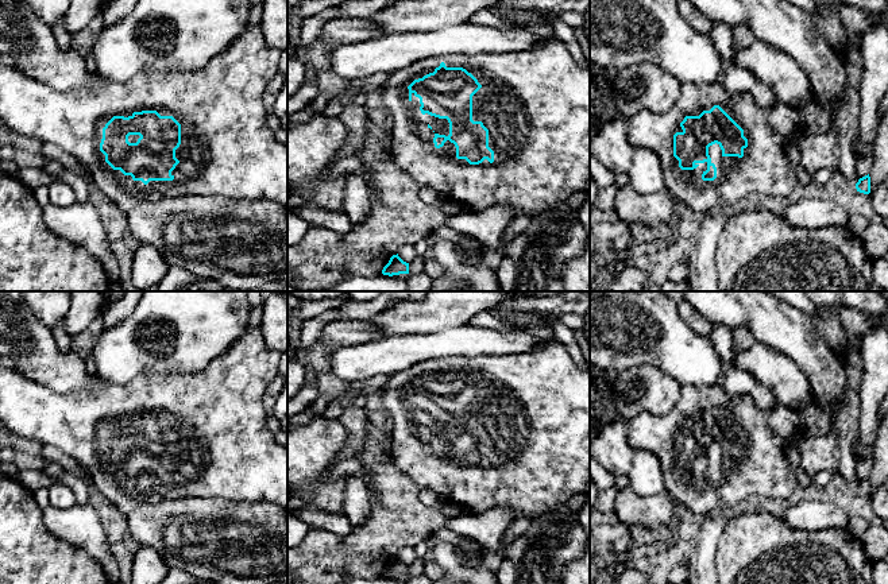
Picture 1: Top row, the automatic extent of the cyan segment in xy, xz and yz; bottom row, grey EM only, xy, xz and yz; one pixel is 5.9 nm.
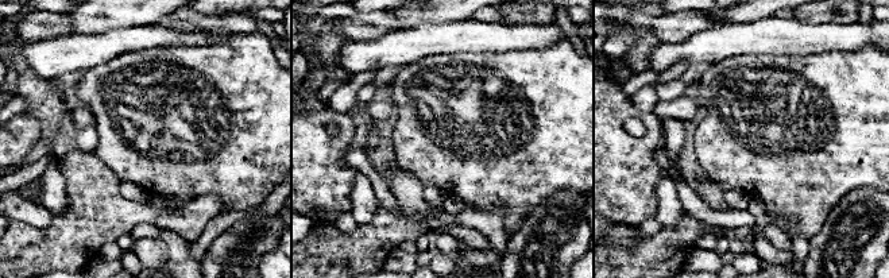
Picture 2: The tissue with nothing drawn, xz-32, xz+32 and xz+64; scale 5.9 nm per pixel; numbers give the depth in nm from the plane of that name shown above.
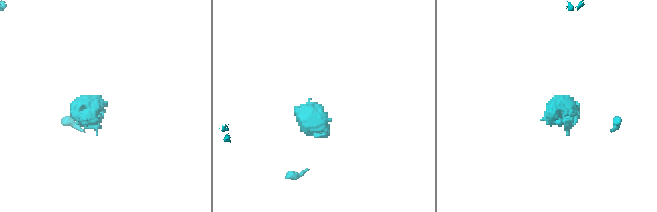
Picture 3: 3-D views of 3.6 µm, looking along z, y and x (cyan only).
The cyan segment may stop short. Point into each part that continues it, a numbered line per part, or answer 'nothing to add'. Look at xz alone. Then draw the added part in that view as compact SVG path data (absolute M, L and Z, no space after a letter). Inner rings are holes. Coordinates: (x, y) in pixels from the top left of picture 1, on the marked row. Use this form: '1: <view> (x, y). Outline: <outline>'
1: xz (536, 103). Outline: M557 38L525 51L420 59L390 73L379 93L382 107L389 111L393 121L390 159L420 187L426 186L441 193L447 200L459 202L464 210L476 213L495 205L509 205L516 216L534 214L555 208L578 192L590 190L590 67L580 66L571 57L565 43ZM441 62L447 67L466 69L482 85L472 96L472 120L482 121L489 129L489 147L494 151L493 163L484 159L479 165L470 165L466 159L457 159L456 147L449 140L440 148L435 147L435 132L424 120L420 98L414 93L410 94L408 86L414 80L433 73Z

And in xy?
1: xy (227, 149). Outline: M259 26L248 27L242 35L239 35L223 53L212 58L212 61L201 70L197 71L148 71L139 73L127 82L112 82L100 76L94 78L86 86L78 86L67 90L55 90L40 81L30 78L20 69L8 67L0 63L0 121L11 131L35 138L42 142L54 143L63 148L66 152L76 156L89 171L97 189L112 201L121 212L128 213L135 206L143 202L158 202L163 198L175 198L189 194L198 196L224 196L232 198L259 200L265 198L271 202L277 202L282 206L287 206L287 144L281 143L275 132L273 132L267 124L267 111L263 103L263 93L267 84L279 73L281 50L269 46L262 35ZM157 111L161 116L173 116L181 124L181 144L175 150L175 158L179 163L171 171L173 181L150 181L144 185L142 181L134 181L131 175L124 175L120 170L113 170L107 162L105 155L100 151L100 143L103 139L103 128L113 116L132 116L134 112Z

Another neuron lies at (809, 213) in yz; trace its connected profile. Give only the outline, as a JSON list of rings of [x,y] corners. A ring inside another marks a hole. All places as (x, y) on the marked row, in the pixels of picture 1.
[[[802,200],[795,204],[787,204],[783,209],[781,218],[791,225],[803,228],[822,227],[848,227],[849,216],[845,209],[831,201]]]

